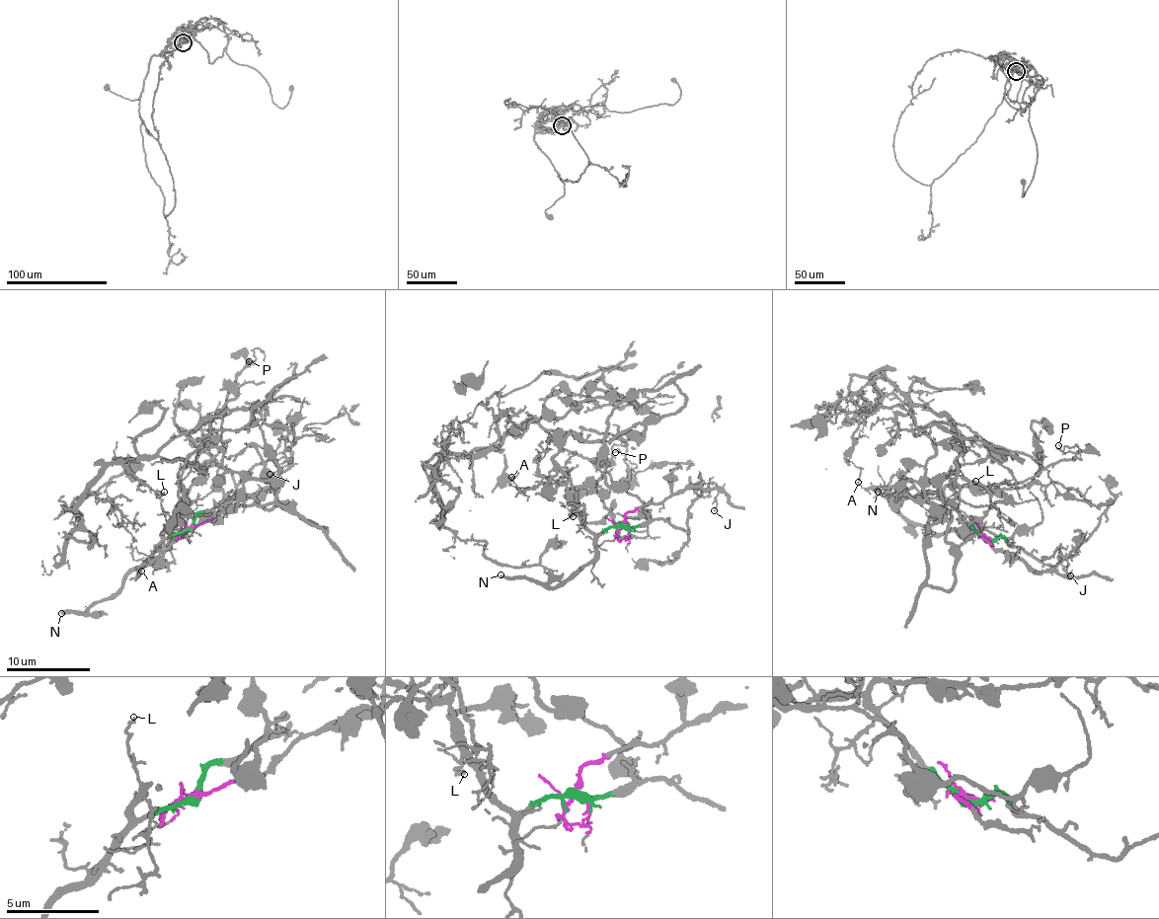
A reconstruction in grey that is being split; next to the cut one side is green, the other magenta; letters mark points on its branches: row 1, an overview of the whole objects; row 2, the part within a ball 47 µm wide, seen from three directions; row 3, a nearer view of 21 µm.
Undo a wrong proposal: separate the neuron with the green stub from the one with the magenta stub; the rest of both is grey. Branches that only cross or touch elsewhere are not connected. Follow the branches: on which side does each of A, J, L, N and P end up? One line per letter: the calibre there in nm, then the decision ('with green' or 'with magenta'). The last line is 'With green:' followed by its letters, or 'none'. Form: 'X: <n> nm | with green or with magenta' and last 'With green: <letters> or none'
A: 110 nm | with green
J: 100 nm | with magenta
L: 130 nm | with green
N: 280 nm | with green
P: 130 nm | with green
With green: A, L, N, P

